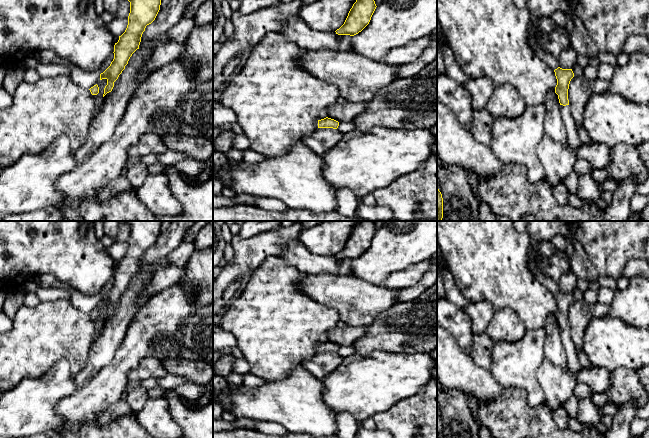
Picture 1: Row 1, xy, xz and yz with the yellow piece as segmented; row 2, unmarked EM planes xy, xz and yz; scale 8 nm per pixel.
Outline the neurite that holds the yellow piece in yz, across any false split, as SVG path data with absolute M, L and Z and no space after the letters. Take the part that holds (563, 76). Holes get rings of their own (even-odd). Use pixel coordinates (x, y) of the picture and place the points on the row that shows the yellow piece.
M560 67L555 69L554 72L557 79L555 93L558 95L559 103L561 105L561 116L567 133L568 144L575 155L573 172L575 172L578 177L591 175L594 170L593 167L587 161L580 159L577 156L577 150L583 143L578 135L568 100L569 84L574 77L574 73L572 69L562 69Z

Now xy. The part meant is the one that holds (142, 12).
M128 0L130 13L125 32L114 45L114 59L110 66L100 74L100 80L106 79L103 97L112 91L114 82L125 69L132 54L139 49L141 37L147 25L151 24L159 10L161 0Z

